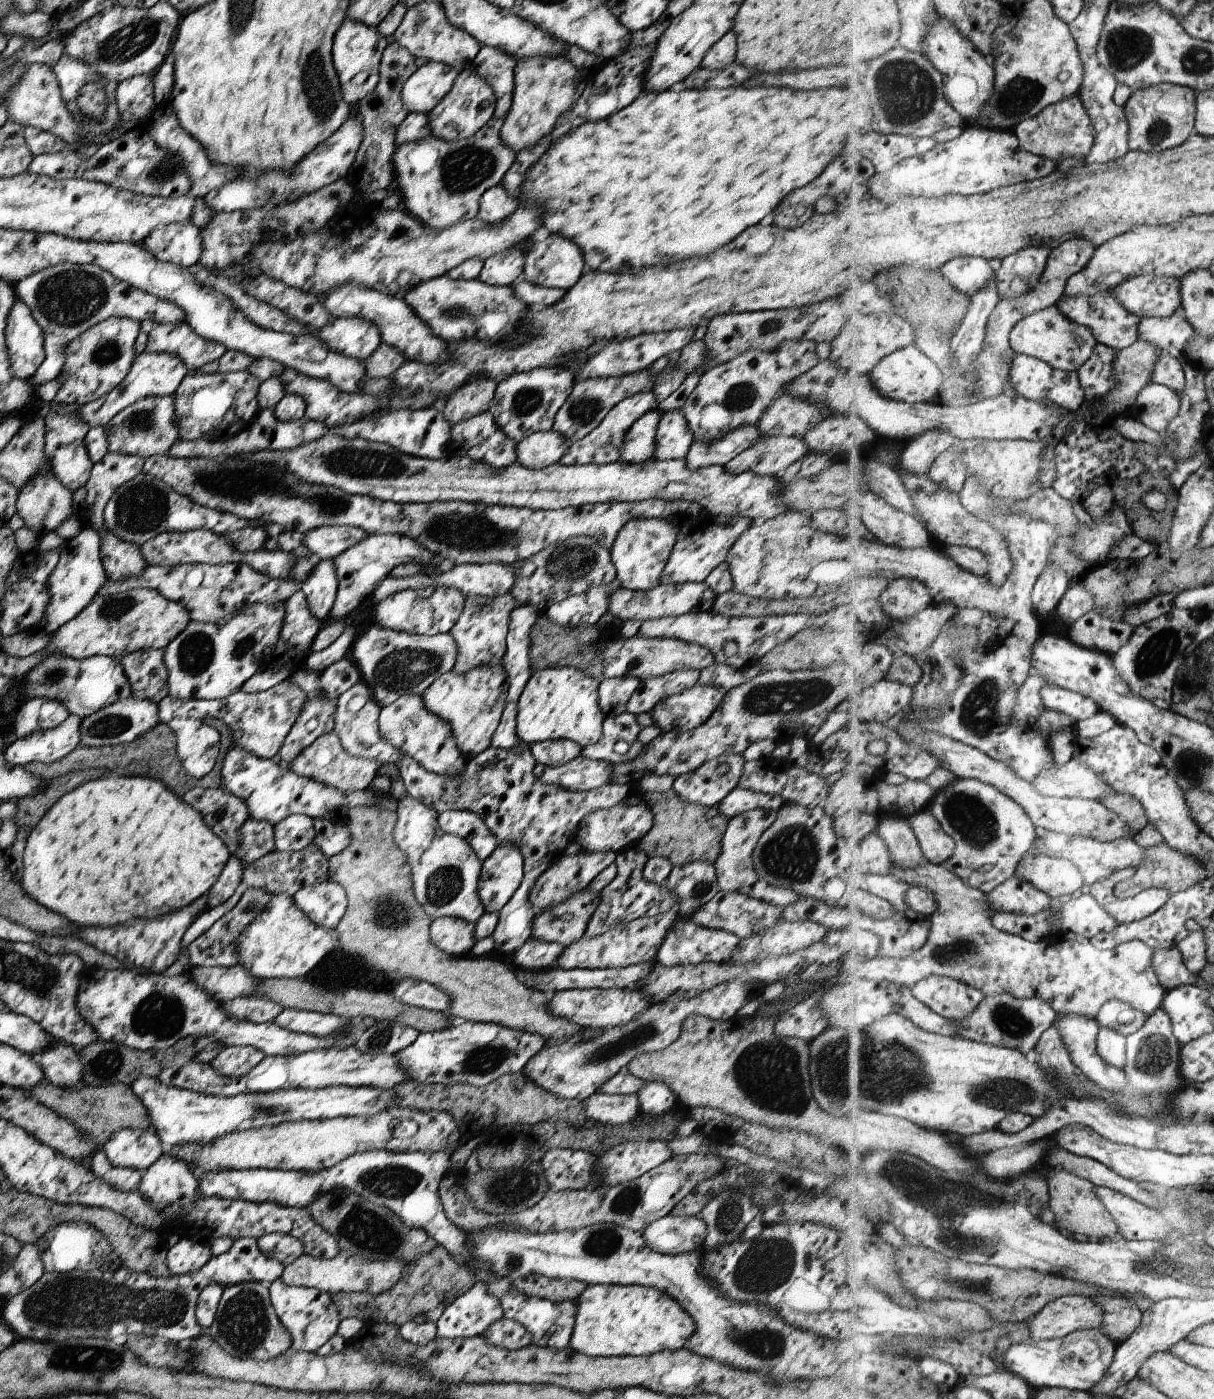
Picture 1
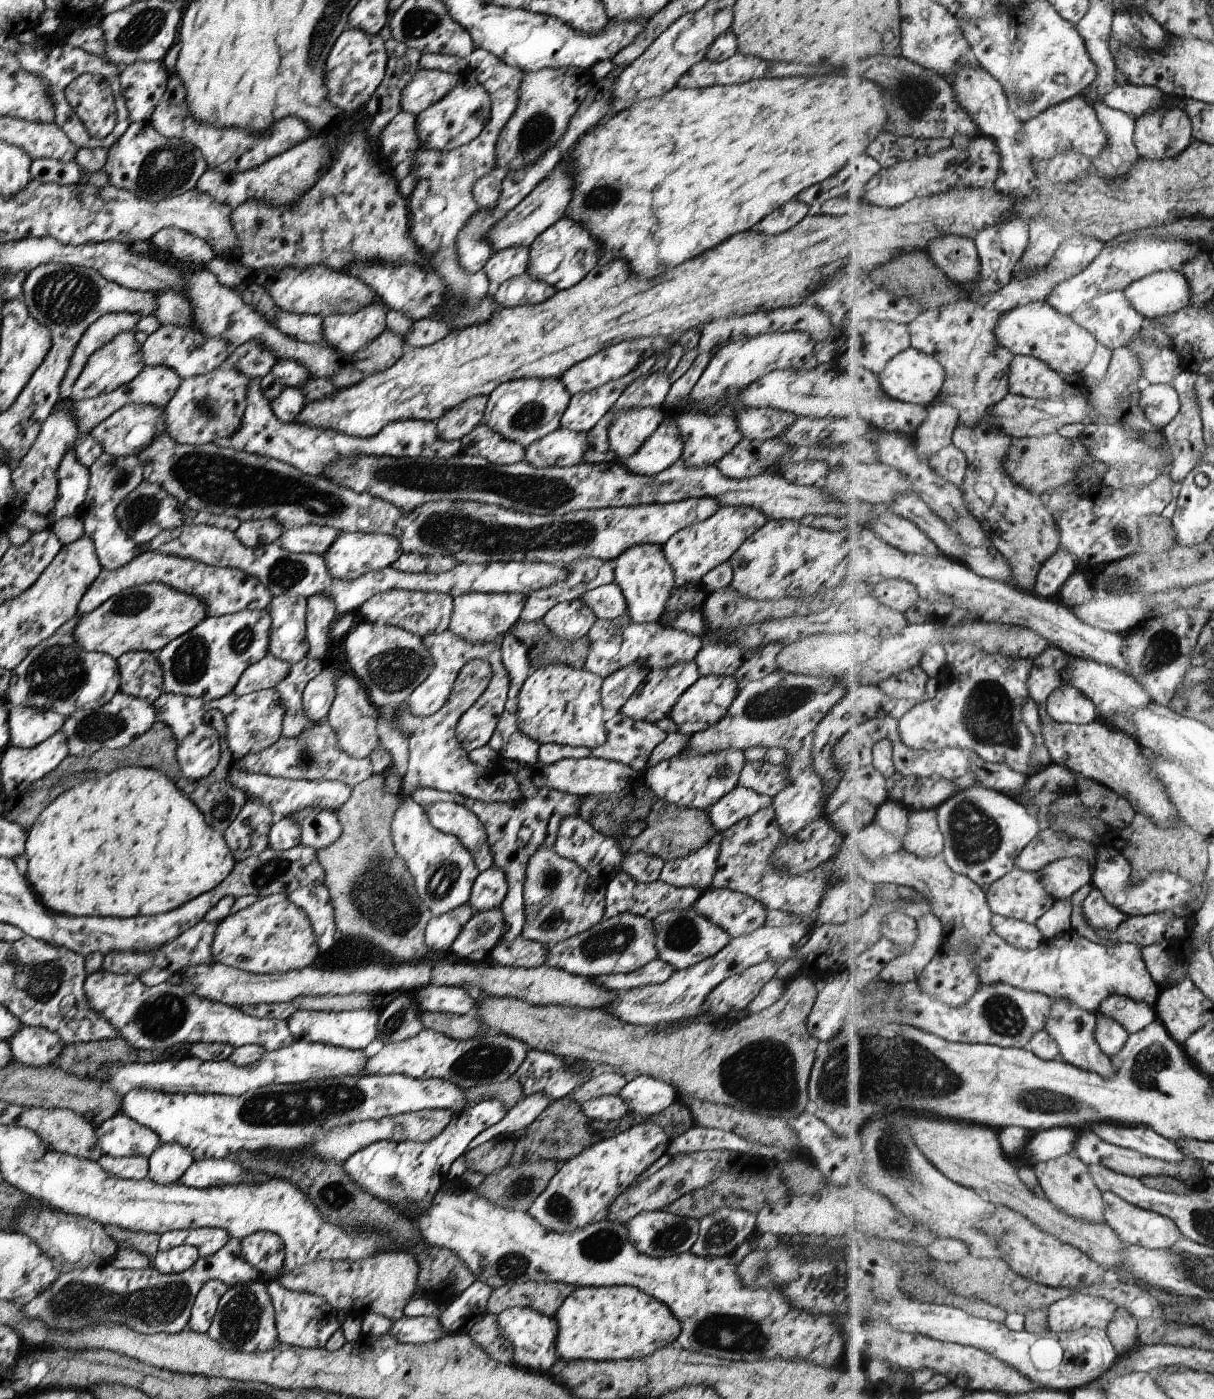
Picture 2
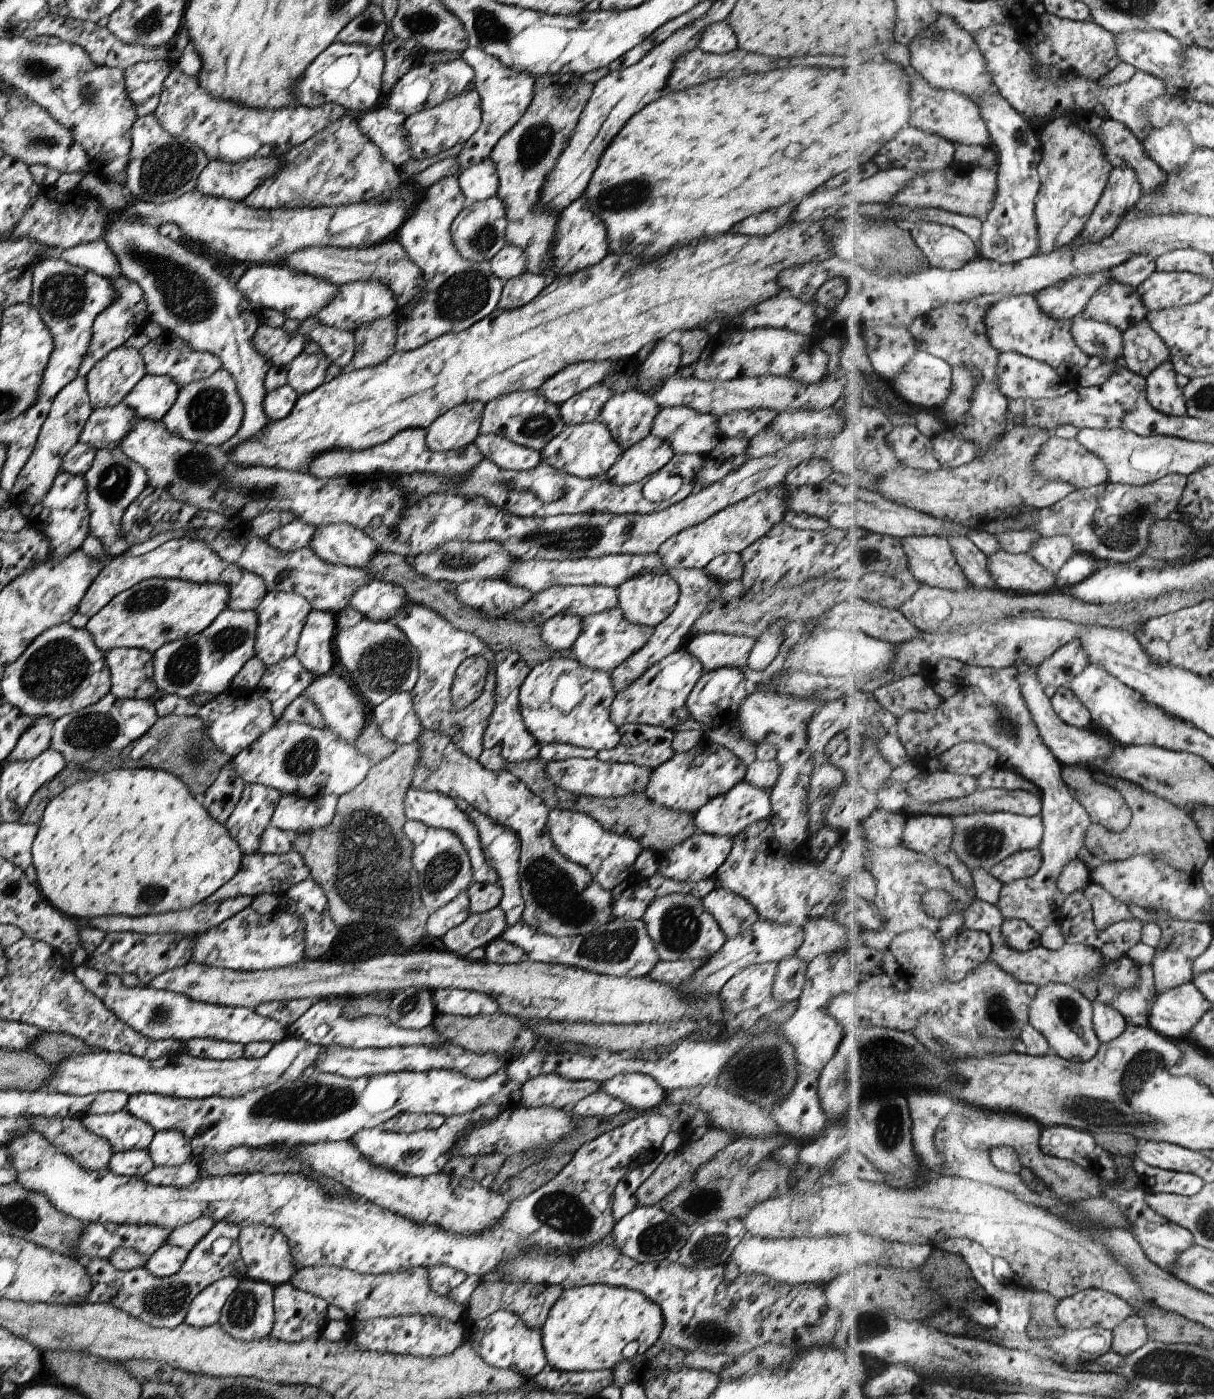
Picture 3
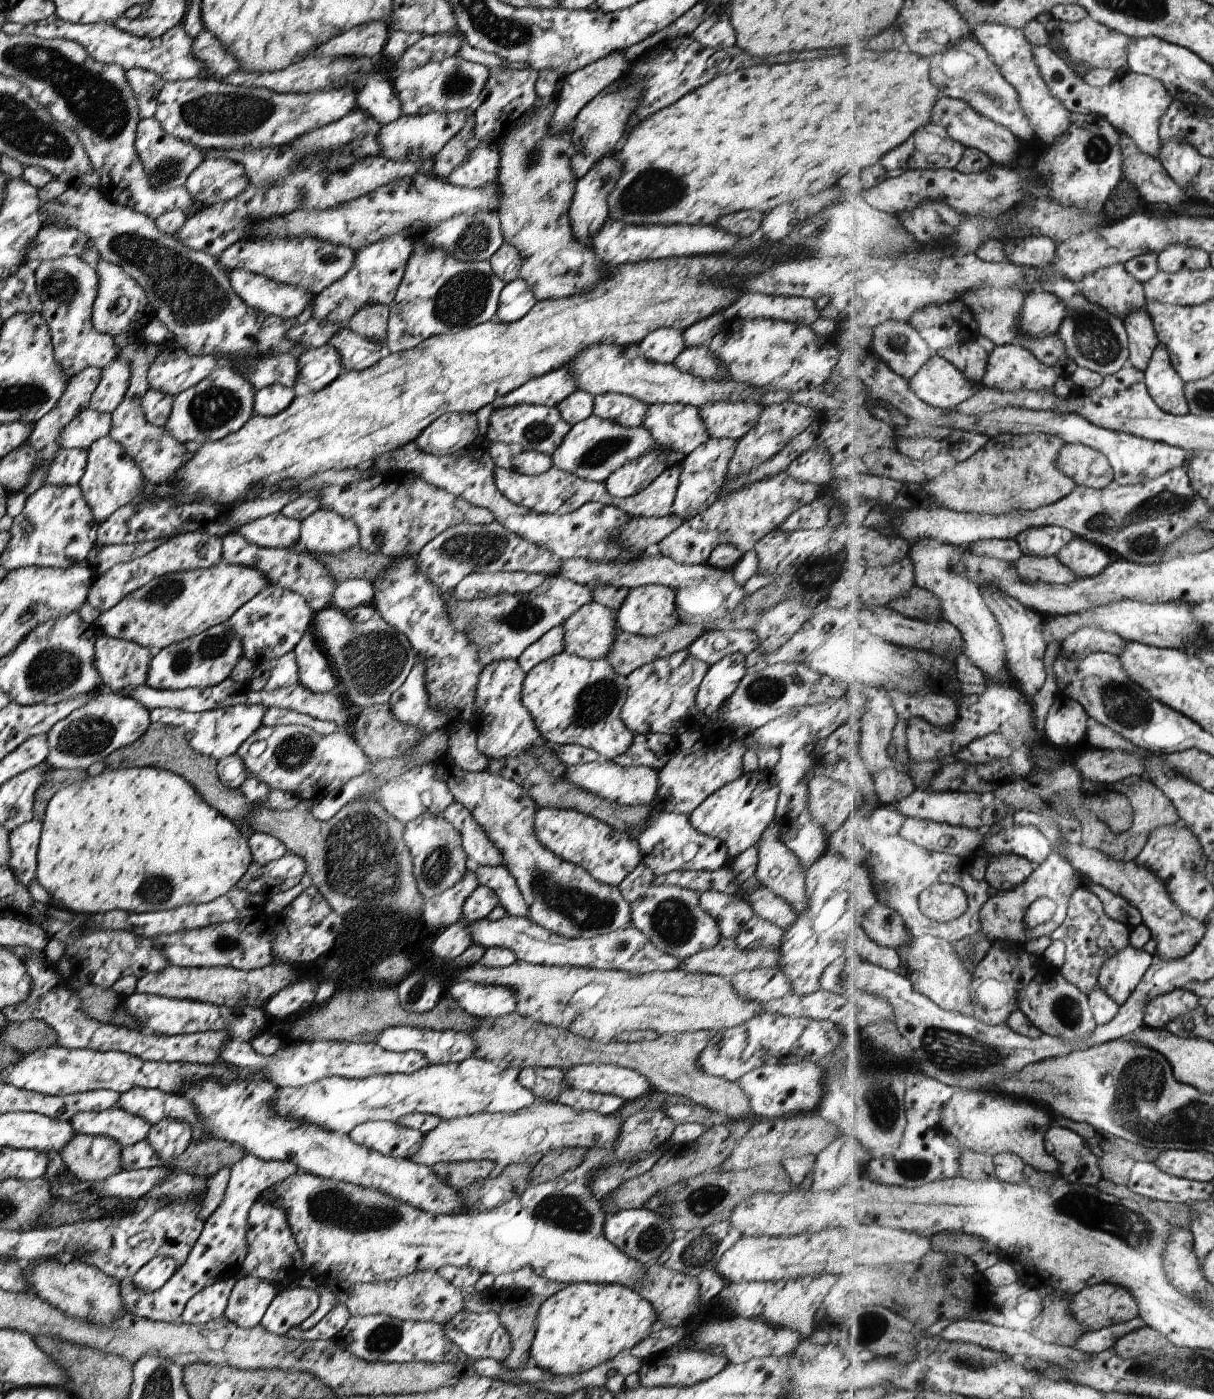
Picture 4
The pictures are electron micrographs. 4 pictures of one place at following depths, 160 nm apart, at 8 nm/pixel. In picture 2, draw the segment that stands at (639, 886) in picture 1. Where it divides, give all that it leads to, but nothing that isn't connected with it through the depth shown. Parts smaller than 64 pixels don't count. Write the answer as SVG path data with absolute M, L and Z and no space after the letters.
M619 871L613 878L604 883L606 892L604 893L604 914L602 919L609 919L623 912L645 917L649 920L655 918L661 912L670 910L683 910L692 906L702 893L692 887L673 887L665 882L651 882L651 884L633 883L632 879Z

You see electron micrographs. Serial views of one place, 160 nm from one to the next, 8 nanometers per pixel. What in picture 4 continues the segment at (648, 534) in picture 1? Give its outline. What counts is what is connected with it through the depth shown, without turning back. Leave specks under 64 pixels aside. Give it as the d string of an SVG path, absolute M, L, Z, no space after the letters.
M653 583L631 589L615 617L621 631L641 636L655 636L679 624L673 590Z

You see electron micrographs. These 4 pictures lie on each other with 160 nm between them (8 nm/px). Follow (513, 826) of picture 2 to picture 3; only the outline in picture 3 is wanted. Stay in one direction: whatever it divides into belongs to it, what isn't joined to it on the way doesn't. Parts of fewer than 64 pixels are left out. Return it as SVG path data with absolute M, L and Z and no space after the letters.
M456 798L454 799L454 803L459 810L465 811L465 814L467 814L477 829L480 847L485 855L486 863L497 873L498 885L503 889L498 904L499 908L504 912L506 926L513 926L521 918L524 907L518 881L518 860L520 855L518 836L510 828L493 822L487 815L481 814L475 808L469 806L465 800Z

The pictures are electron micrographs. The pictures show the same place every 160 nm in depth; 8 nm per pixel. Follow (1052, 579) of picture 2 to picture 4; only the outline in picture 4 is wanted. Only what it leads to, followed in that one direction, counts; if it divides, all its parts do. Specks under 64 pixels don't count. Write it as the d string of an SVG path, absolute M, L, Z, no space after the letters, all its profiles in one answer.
M1039 527L1023 532L1019 538L1025 555L1034 557L1058 556L1077 536L1073 531L1061 527Z

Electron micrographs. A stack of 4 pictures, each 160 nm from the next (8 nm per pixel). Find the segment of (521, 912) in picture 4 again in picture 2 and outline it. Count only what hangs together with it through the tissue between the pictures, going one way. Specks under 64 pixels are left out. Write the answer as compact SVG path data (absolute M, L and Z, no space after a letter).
M436 801L424 809L425 816L428 818L429 824L440 832L455 836L461 845L469 852L473 858L473 864L479 872L485 872L485 869L493 865L493 852L489 852L489 842L486 840L486 834L481 826L481 822L472 815L465 807L455 804L451 801Z

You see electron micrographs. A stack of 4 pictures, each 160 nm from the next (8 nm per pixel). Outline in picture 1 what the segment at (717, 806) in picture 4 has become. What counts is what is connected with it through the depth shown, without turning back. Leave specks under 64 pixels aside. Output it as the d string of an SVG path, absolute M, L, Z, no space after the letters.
M733 788L718 802L718 811L729 820L732 816L753 809L776 811L783 803L778 794L765 794L749 789Z

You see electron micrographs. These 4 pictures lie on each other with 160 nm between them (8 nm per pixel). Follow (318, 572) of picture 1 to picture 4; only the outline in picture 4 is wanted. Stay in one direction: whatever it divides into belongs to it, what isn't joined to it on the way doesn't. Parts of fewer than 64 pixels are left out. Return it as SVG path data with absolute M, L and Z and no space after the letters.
M308 628L293 647L298 668L298 682L314 693L330 691L335 676L329 671L325 654L316 642L314 632Z

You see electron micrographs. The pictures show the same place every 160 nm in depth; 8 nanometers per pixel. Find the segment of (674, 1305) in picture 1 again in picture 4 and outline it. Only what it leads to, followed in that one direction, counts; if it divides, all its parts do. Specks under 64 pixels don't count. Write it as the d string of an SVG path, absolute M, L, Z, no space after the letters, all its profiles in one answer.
M580 1282L565 1285L539 1305L529 1349L531 1363L550 1372L552 1376L571 1376L611 1360L621 1350L631 1350L657 1327L656 1312L641 1295L633 1288L618 1284Z

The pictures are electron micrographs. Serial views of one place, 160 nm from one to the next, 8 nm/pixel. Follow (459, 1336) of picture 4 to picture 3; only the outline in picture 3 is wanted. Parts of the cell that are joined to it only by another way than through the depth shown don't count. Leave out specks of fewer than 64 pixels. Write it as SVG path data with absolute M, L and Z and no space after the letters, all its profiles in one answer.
M497 1309L481 1320L473 1320L469 1328L463 1330L465 1341L472 1344L473 1350L489 1366L498 1369L513 1369L531 1380L543 1367L548 1366L540 1341L538 1328L527 1328L519 1316L505 1309Z

